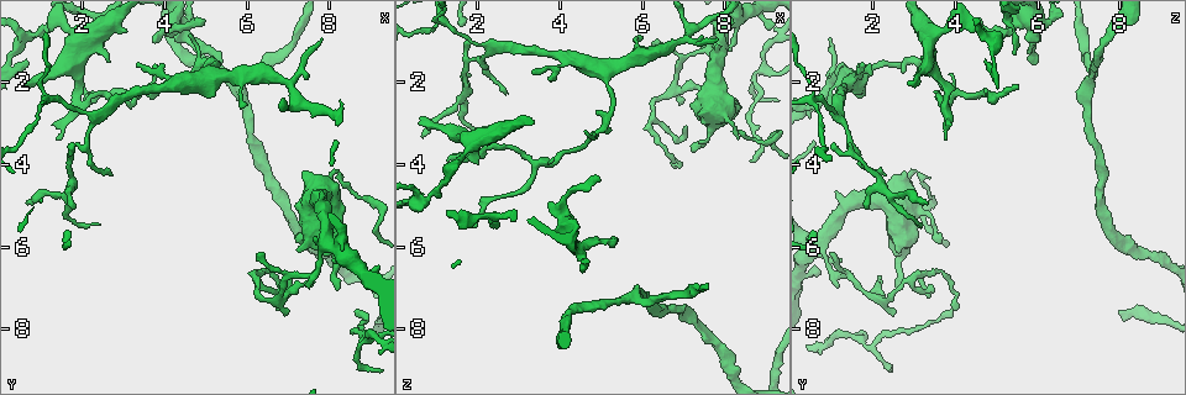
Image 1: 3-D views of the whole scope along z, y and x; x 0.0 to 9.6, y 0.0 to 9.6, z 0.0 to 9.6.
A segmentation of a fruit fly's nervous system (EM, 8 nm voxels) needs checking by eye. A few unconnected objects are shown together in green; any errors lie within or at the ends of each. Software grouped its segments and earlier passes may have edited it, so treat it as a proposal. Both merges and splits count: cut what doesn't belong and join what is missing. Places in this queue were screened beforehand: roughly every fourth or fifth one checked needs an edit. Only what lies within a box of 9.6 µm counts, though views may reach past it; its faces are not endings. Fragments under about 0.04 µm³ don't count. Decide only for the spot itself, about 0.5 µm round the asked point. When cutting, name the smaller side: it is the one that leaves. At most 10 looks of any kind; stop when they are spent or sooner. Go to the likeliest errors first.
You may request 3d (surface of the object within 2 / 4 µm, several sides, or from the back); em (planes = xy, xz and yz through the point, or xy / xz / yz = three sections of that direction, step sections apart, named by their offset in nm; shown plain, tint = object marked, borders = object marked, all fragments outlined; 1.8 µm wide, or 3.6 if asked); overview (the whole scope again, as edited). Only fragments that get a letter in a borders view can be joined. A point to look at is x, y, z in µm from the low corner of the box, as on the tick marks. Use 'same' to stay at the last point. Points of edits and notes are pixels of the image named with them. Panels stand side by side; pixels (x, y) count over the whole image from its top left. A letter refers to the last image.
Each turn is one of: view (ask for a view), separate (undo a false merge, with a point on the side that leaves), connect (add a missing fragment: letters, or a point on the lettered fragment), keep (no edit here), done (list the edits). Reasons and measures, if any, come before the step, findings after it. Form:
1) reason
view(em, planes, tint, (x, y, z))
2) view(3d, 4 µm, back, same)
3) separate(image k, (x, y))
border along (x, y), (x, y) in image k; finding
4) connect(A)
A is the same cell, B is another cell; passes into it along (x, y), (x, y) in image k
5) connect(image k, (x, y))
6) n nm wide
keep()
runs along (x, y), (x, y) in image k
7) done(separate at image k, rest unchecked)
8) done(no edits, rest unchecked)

thin arm on a thick one
view(em, yz, step 4, borders, (5.05, 1.75, 1.80))

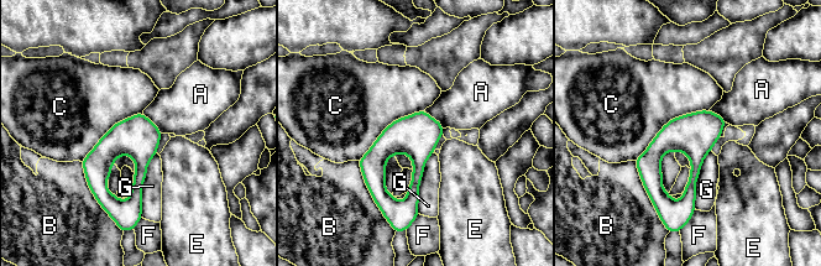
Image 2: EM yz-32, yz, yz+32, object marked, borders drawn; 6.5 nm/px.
keep()
A, B, C, E, F and G are other cells; border along (142, 113), (162, 132) in image 2; one neuron here

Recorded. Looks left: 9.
sharp bend
view(em, yz, step 16, borders, (1.95, 2.45, 3.75))

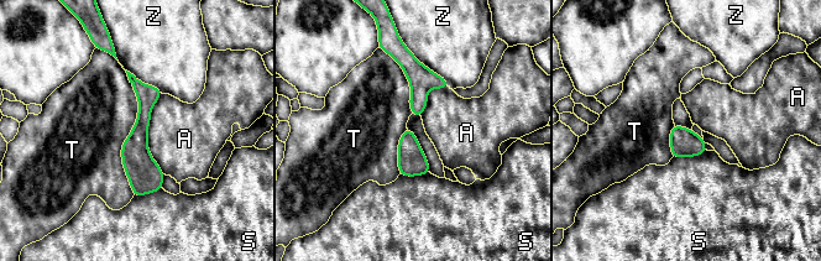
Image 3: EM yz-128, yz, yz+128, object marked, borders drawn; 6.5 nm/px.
view(em, planes, borders, same)

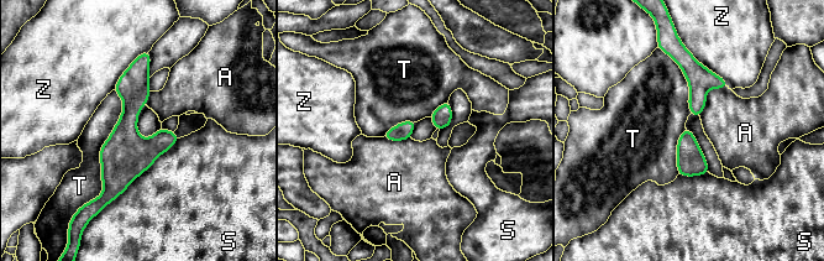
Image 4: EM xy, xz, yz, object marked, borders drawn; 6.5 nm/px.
keep()
A, S, T and Z are other cells; border along (114, 89), (122, 111), (90, 201) in image 4; continuous, no second neuron

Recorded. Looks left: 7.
sharp bend
view(em, planes, borders, (7.65, 6.60, 1.15))

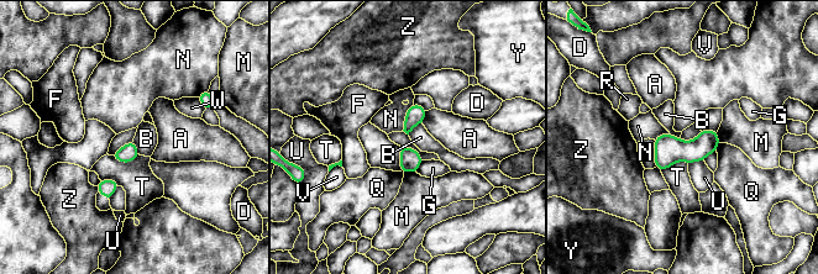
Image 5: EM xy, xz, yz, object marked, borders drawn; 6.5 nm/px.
120 nm wide
keep()
A, B, D, F, G, M, N, Q, R, T, U, V, W, Y and Z are other cells; all the same neuron

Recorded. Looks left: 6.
sharp bend
view(em, planes, borders, (0.65, 0.85, 4.90))

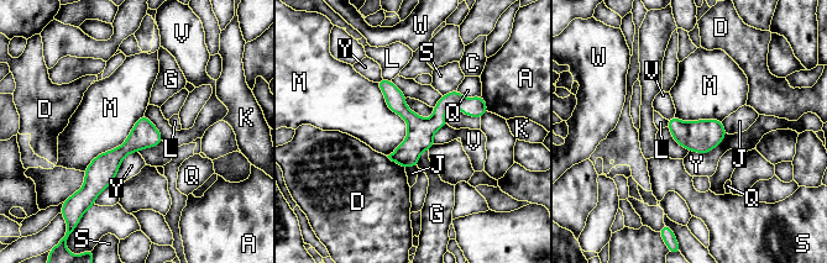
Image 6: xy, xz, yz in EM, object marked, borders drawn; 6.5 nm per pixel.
180 nm wide; M touches over 480 nm
keep()
A, C, D, G, J, K, L, M, Q, S, V, W and Y are other cells; one neuron here

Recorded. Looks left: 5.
done(no edits, rest unchecked)

